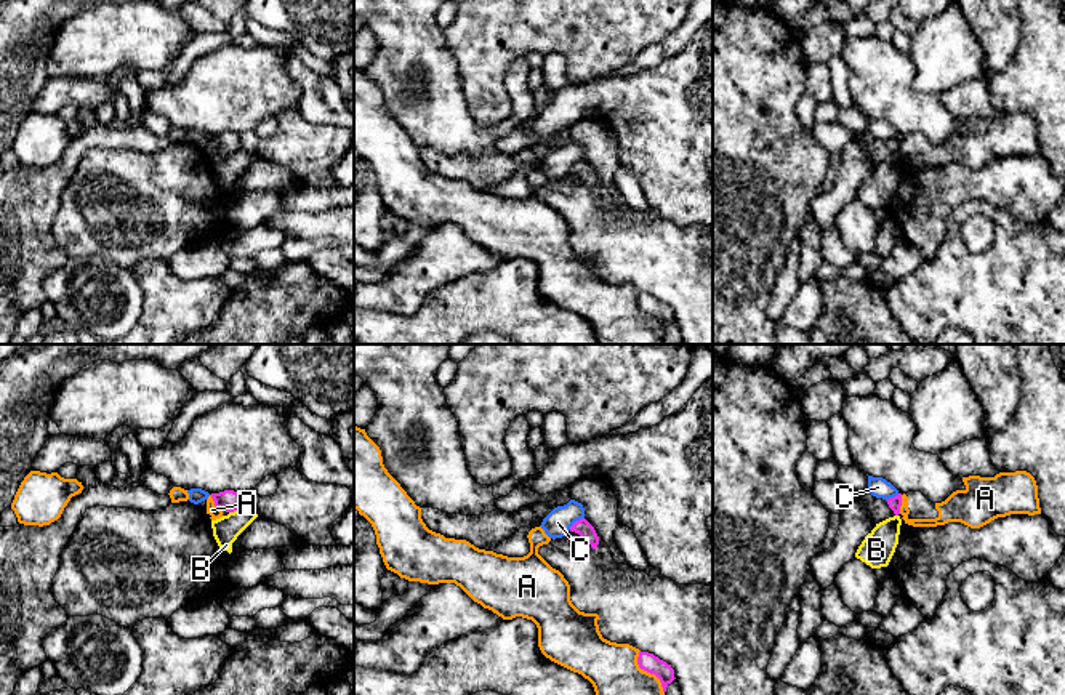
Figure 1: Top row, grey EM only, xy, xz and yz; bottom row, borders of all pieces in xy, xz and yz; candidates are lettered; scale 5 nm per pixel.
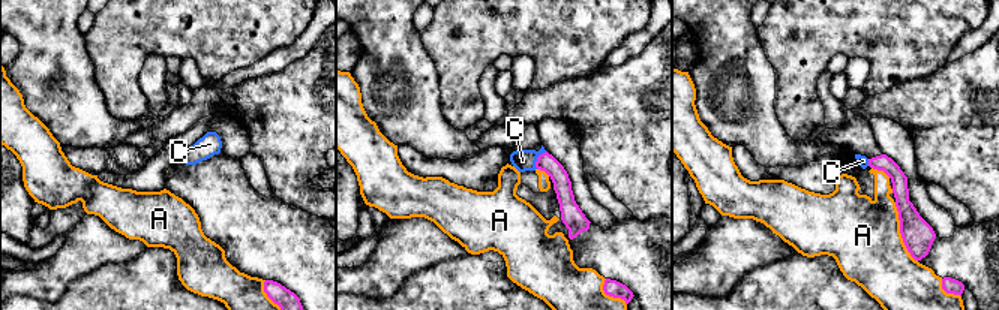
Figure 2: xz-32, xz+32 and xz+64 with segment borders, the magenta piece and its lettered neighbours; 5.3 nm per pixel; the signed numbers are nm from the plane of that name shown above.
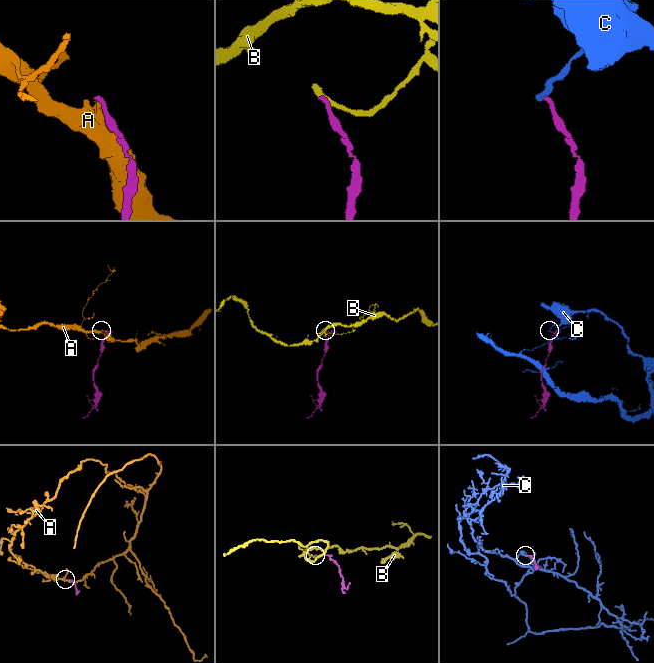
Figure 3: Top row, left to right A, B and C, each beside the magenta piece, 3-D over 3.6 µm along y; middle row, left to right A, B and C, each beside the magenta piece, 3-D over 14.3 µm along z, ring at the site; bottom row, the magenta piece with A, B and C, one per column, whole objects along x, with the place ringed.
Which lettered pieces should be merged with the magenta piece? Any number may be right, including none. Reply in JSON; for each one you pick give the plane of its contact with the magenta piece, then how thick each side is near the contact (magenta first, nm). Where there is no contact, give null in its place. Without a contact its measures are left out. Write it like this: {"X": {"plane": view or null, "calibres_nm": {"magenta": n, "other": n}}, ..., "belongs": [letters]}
{"belongs": []}

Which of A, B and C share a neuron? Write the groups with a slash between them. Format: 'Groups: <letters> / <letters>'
Groups: A / B / C

